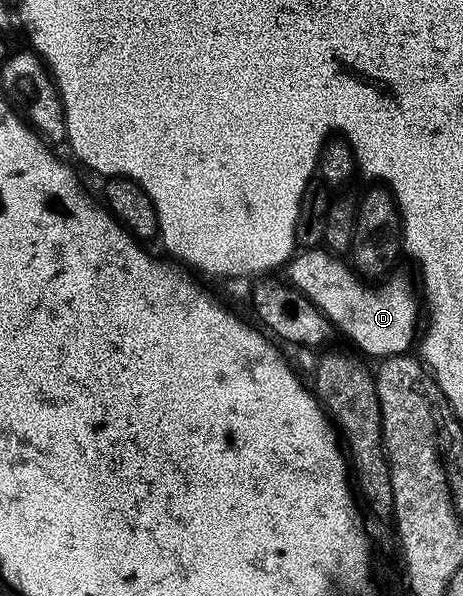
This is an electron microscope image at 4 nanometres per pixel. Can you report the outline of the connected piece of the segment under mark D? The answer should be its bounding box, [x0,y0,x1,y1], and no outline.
[287,249,419,361]

